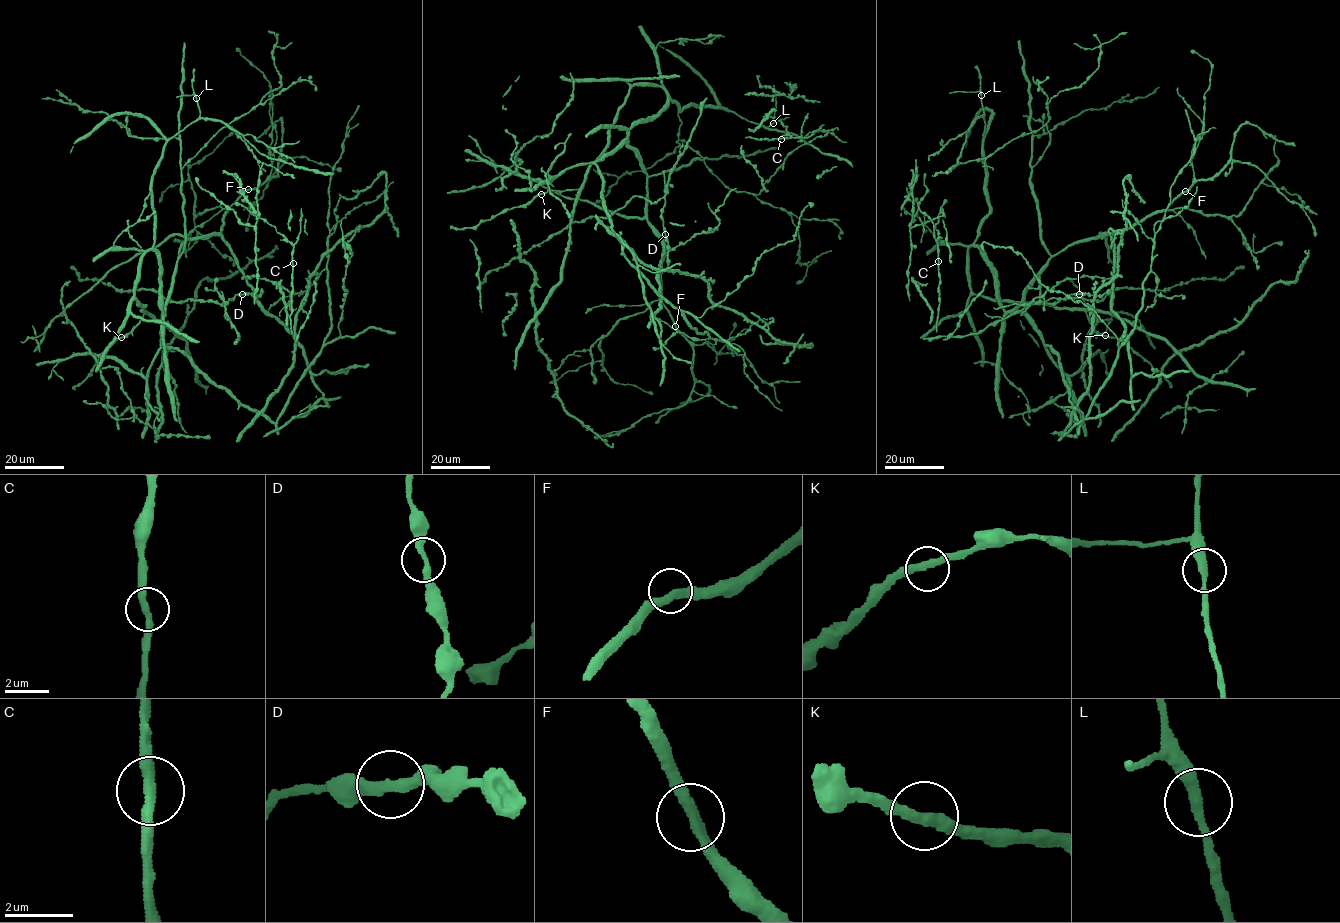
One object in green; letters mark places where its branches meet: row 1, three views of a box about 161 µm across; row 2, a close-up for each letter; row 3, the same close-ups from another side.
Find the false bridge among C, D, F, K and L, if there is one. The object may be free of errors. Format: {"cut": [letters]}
{"cut": []}

